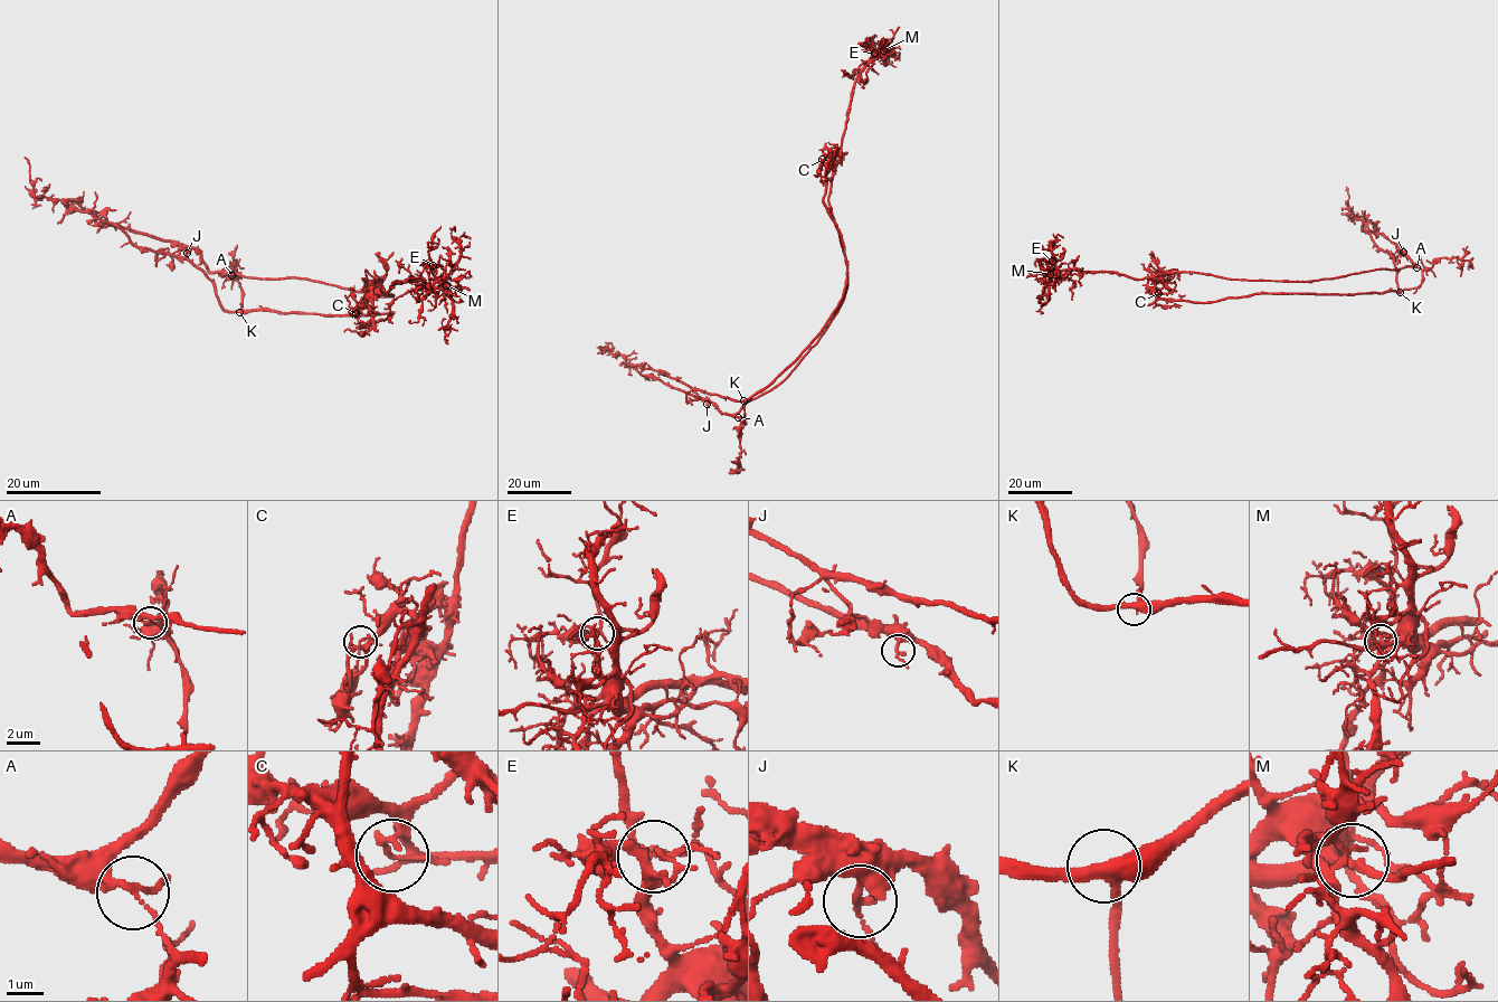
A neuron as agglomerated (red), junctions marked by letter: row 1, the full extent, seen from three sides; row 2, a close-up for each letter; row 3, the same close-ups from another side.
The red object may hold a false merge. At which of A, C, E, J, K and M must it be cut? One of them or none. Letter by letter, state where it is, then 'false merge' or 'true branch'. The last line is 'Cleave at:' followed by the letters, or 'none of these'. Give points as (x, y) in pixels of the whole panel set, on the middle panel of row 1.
A: (738, 417) | false merge
C: (822, 159) | true branch
E: (874, 53) | true branch
J: (707, 404) | true branch
K: (743, 400) | true branch
M: (883, 50) | true branch
Cleave at: A

